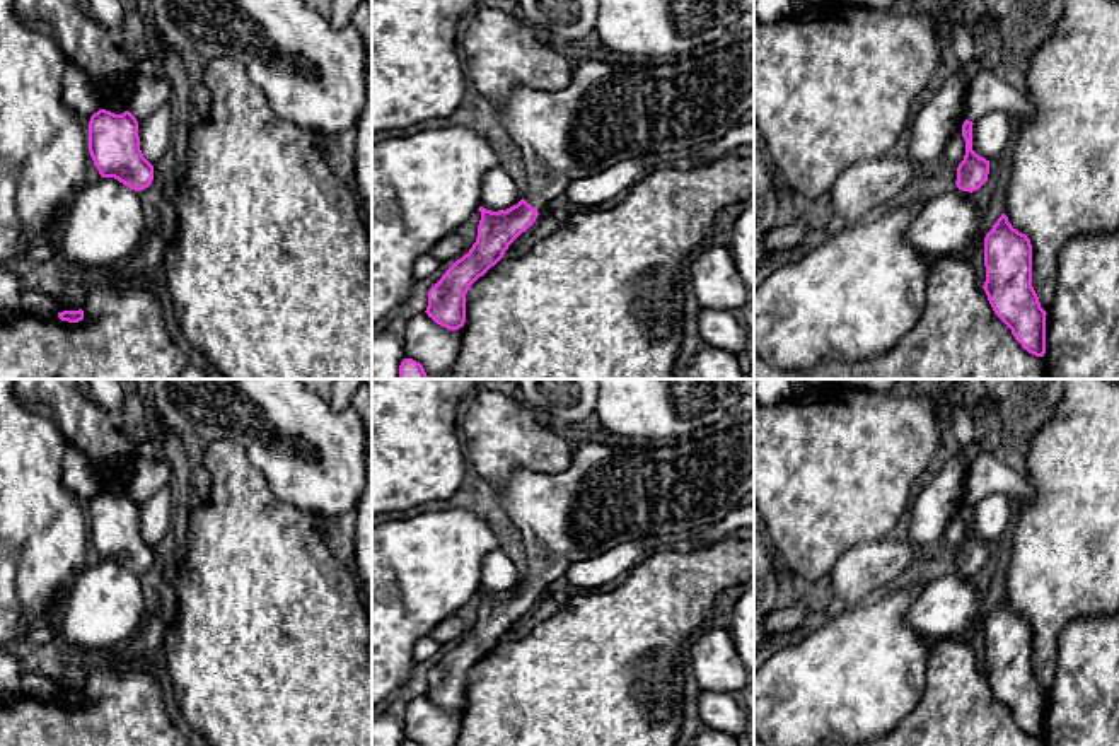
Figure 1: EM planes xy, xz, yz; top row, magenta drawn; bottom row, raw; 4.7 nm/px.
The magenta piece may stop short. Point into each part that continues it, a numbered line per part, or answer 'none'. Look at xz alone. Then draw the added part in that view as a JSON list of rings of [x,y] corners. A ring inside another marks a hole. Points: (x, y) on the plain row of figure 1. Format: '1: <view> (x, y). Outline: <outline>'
1: xz (609, 495). Outline: [[[754,417],[706,437],[667,447],[585,442],[563,473],[515,468],[496,492],[527,551],[524,582],[537,594],[575,562],[595,558],[633,539],[665,538],[713,526],[754,488]]]

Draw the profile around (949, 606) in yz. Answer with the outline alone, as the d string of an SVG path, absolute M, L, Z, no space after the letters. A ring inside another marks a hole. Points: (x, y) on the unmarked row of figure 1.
M945 572L926 584L906 613L906 623L925 640L959 638L981 613L981 597L969 574Z

